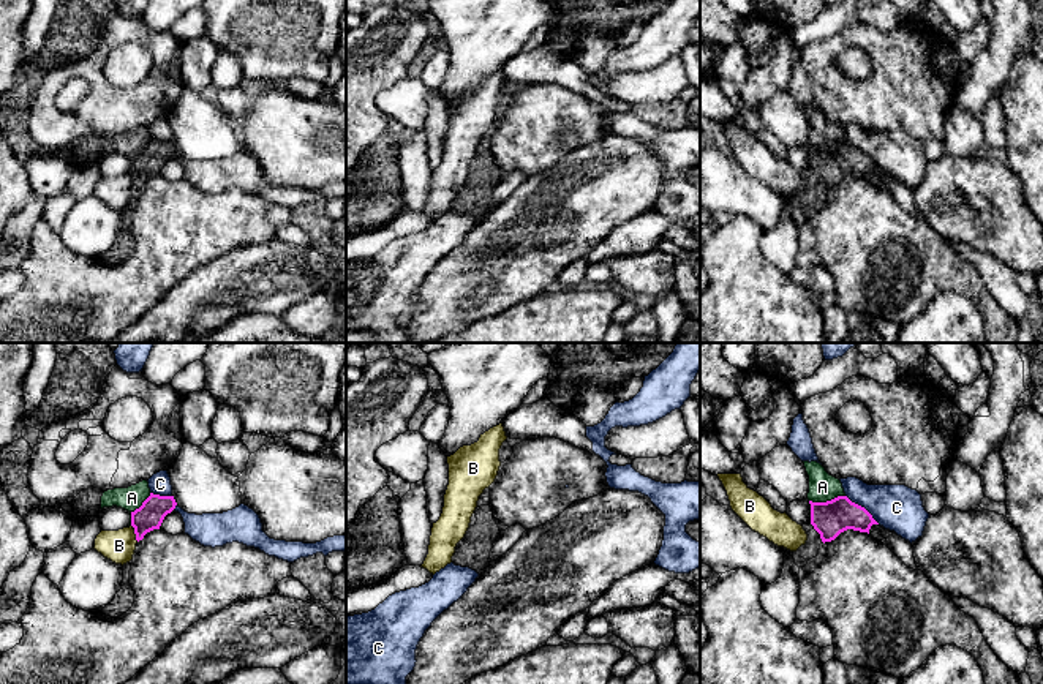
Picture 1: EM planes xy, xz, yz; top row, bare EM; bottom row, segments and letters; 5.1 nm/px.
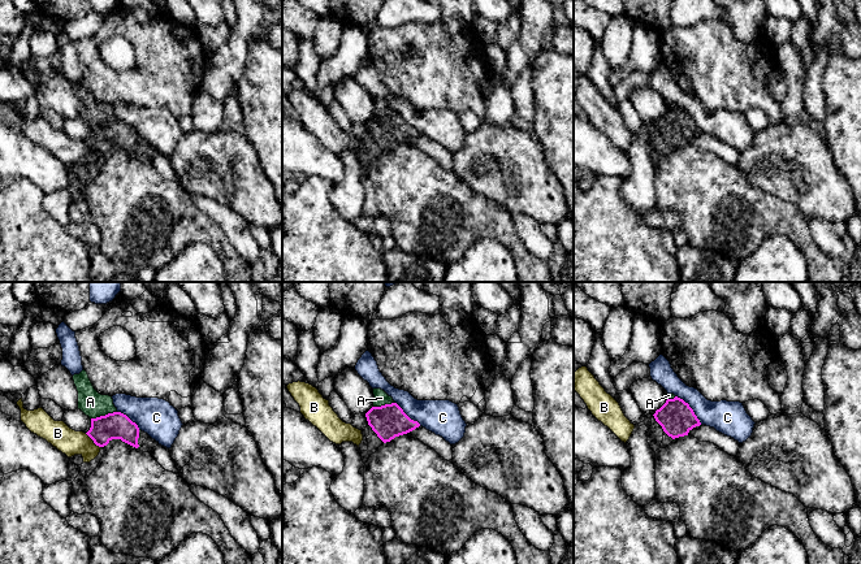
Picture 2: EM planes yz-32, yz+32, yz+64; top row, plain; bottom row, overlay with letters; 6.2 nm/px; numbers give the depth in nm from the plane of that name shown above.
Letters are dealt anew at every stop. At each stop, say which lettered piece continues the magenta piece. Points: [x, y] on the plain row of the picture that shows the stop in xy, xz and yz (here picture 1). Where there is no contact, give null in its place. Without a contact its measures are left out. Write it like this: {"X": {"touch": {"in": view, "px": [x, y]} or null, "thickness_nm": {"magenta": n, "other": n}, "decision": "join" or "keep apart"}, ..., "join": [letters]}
{"A": {"touch": {"in": "yz", "px": [827, 147]}, "thickness_nm": {"magenta": 180, "other": 140}, "decision": "keep apart"}, "B": {"touch": {"in": "xy", "px": [136, 182]}, "thickness_nm": {"magenta": 140, "other": 160}, "decision": "keep apart"}, "C": {"touch": {"in": "yz", "px": [863, 154]}, "thickness_nm": {"magenta": 180, "other": 240}, "decision": "keep apart"}, "join": []}

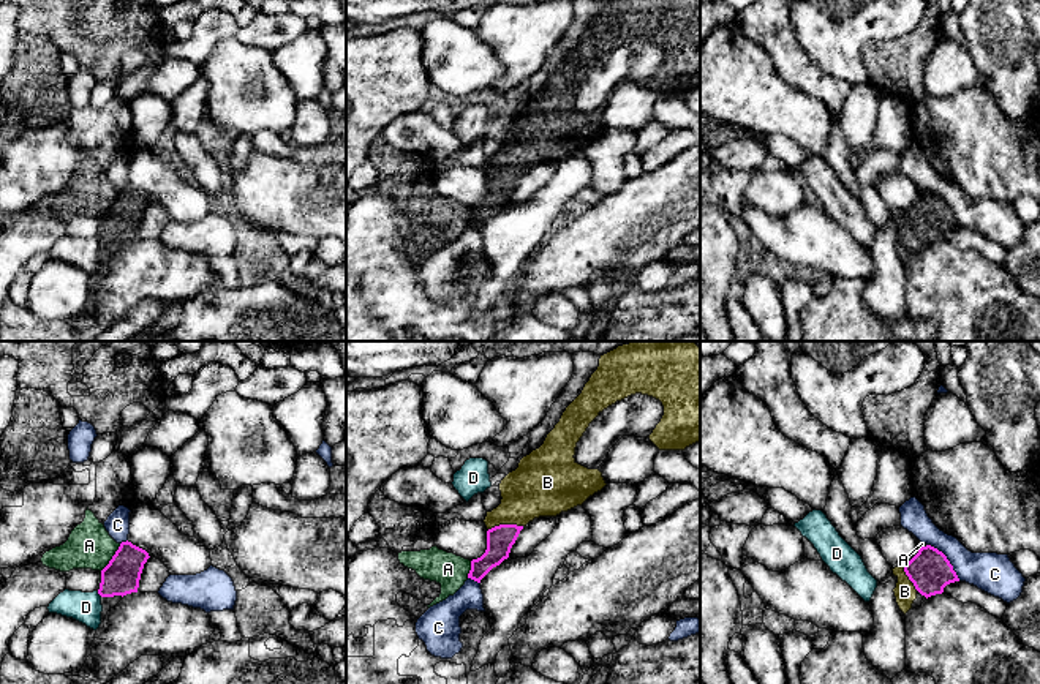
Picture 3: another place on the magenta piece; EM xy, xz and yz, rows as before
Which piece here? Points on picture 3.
{"A": {"touch": {"in": "xy", "px": [113, 204]}, "thickness_nm": {"magenta": 190, "other": 220}, "decision": "keep apart"}, "B": {"touch": {"in": "xz", "px": [504, 171]}, "thickness_nm": {"magenta": 140, "other": 280}, "decision": "join"}, "C": {"touch": {"in": "yz", "px": [947, 206]}, "thickness_nm": {"magenta": 220, "other": 200}, "decision": "keep apart"}, "D": {"touch": {"in": "xy", "px": [100, 240]}, "thickness_nm": {"magenta": 190, "other": 160}, "decision": "keep apart"}, "join": ["B"]}

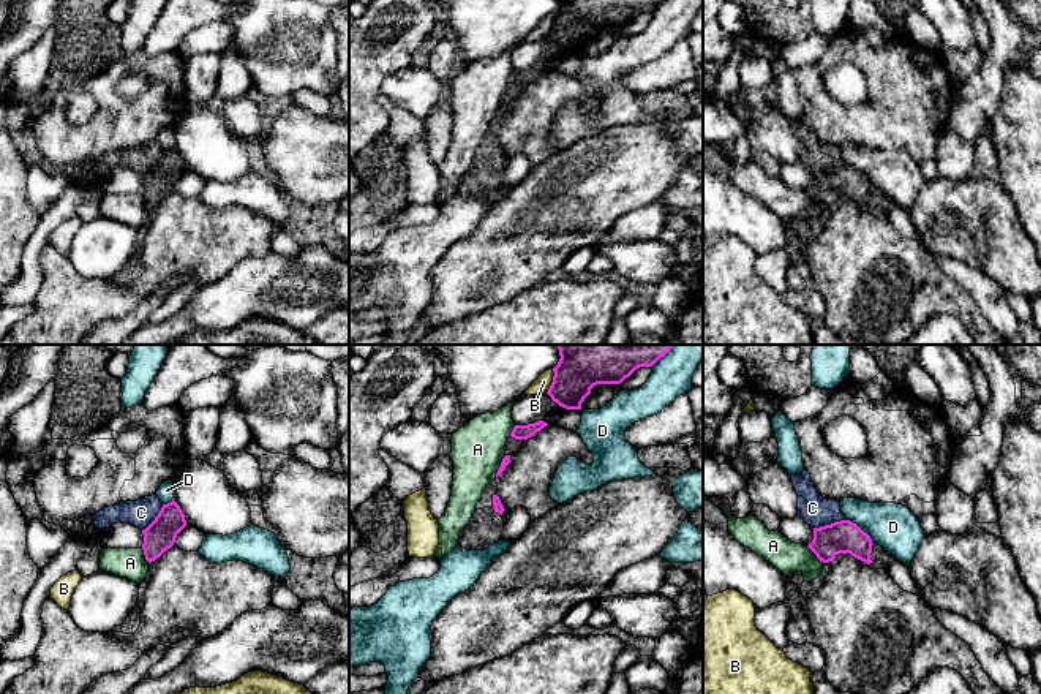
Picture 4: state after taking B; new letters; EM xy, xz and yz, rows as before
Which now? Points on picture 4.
{"A": {"touch": {"in": "yz", "px": [815, 199]}, "thickness_nm": {"magenta": 170, "other": 160}, "decision": "keep apart"}, "B": {"touch": {"in": "xz", "px": [553, 27]}, "thickness_nm": {"magenta": 220, "other": 80}, "decision": "keep apart"}, "C": {"touch": {"in": "yz", "px": [828, 171]}, "thickness_nm": {"magenta": 170, "other": 160}, "decision": "keep apart"}, "D": {"touch": {"in": "yz", "px": [858, 173]}, "thickness_nm": {"magenta": 170, "other": 240}, "decision": "keep apart"}, "join": []}

